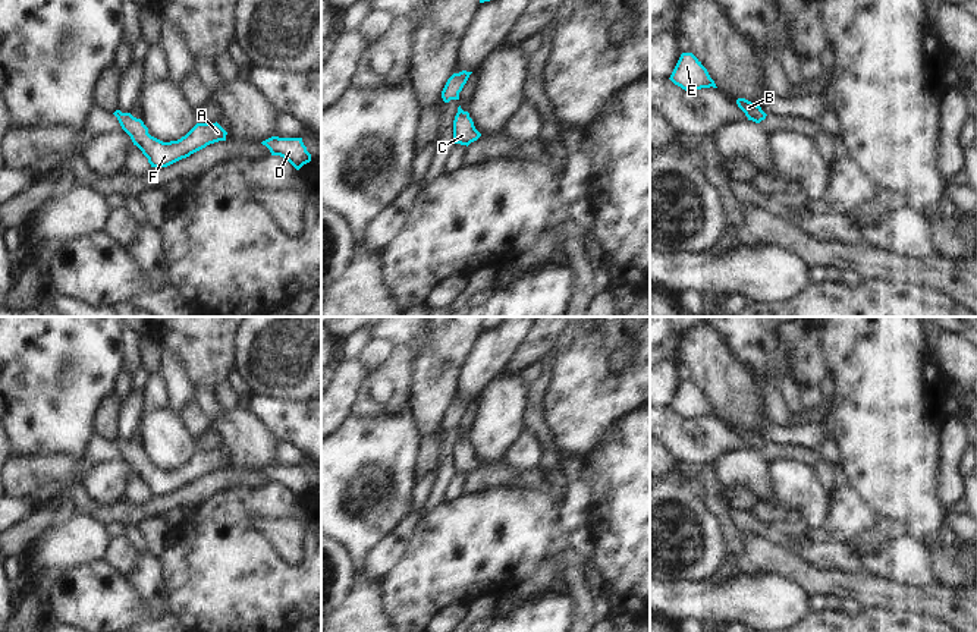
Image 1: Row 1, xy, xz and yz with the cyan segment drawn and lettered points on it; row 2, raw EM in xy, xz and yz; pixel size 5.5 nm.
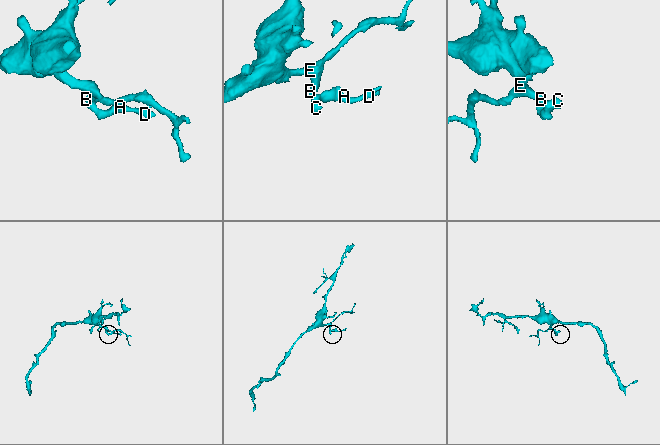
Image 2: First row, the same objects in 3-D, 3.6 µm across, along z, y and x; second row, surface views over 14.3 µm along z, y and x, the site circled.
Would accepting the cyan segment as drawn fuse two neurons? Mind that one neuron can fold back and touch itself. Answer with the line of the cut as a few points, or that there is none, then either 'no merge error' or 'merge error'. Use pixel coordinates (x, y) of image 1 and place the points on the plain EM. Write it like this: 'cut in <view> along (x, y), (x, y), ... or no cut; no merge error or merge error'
no cut; no merge error

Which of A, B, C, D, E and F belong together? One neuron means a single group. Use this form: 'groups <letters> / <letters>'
groups A B C D E F

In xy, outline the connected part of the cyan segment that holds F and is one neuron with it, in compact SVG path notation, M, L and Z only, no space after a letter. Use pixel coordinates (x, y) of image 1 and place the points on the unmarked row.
M116 438L113 443L117 446L122 458L131 465L133 474L136 474L148 487L151 496L167 496L210 472L226 469L227 463L227 460L217 450L197 452L180 468L163 471L151 465L144 450L133 446L131 441Z

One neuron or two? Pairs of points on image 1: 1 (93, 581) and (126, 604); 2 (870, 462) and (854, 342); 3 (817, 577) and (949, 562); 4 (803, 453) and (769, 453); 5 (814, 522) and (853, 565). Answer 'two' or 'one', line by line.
1: one
2: one
3: two
4: one
5: two

